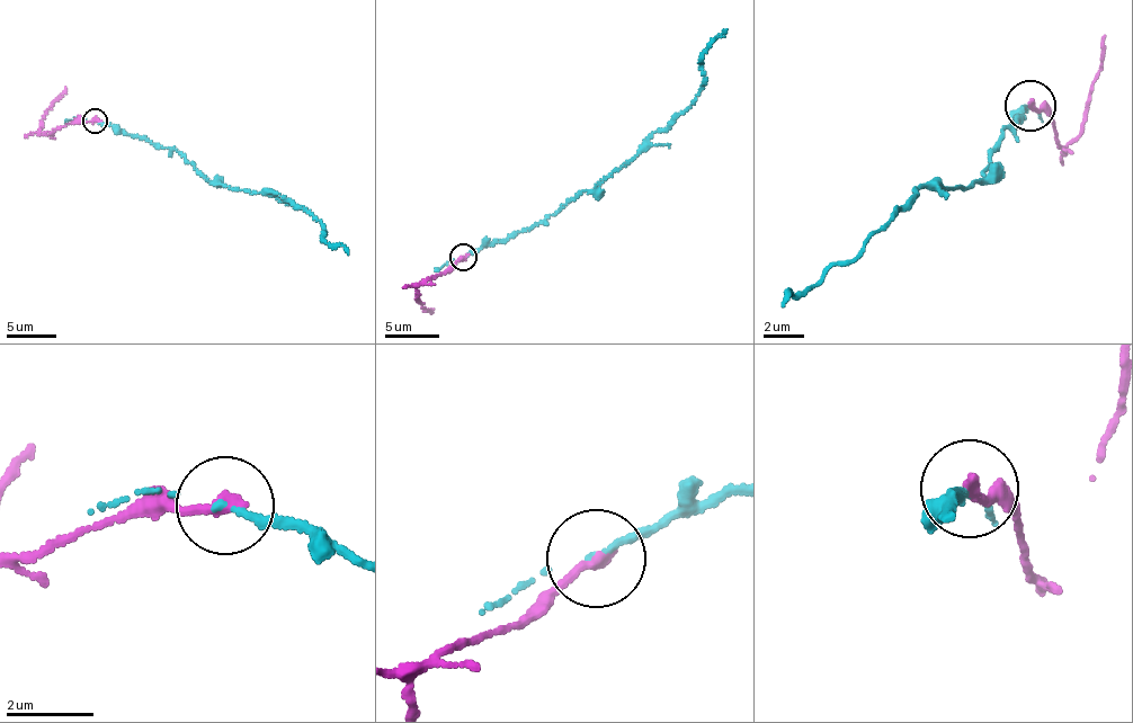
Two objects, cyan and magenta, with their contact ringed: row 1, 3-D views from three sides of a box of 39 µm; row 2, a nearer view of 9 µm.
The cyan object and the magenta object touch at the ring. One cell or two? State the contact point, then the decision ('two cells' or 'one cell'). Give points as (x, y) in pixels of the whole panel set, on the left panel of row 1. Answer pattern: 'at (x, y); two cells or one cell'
at (95, 121); two cells

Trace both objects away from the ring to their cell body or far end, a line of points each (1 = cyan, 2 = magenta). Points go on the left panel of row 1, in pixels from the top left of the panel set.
1: (96, 121), (170, 148), (213, 181), (238, 190), (270, 190), (320, 223), (326, 240), (341, 246), (348, 255)
2: (96, 121), (39, 131), (42, 116), (65, 87)

